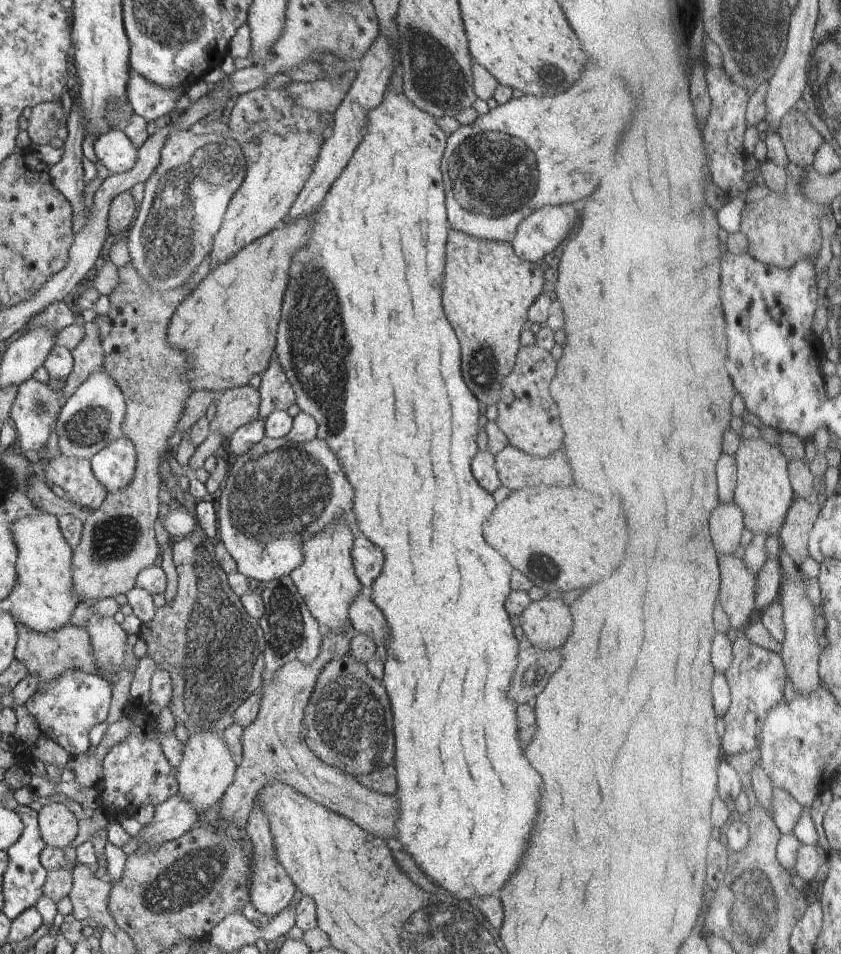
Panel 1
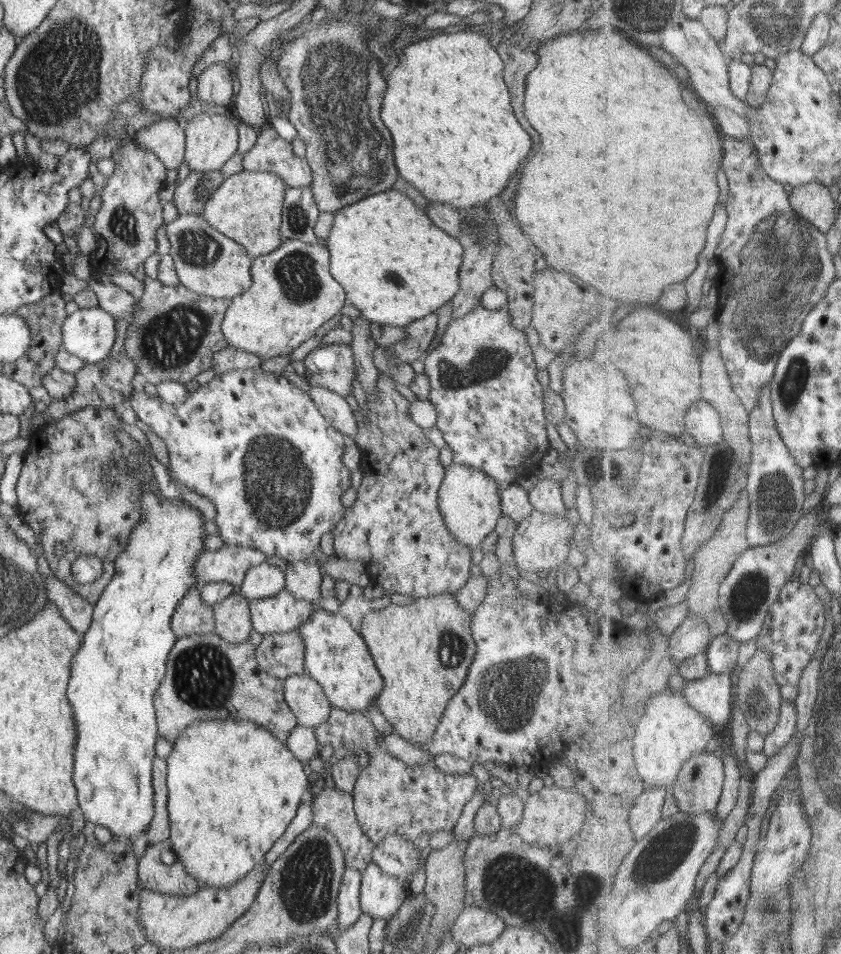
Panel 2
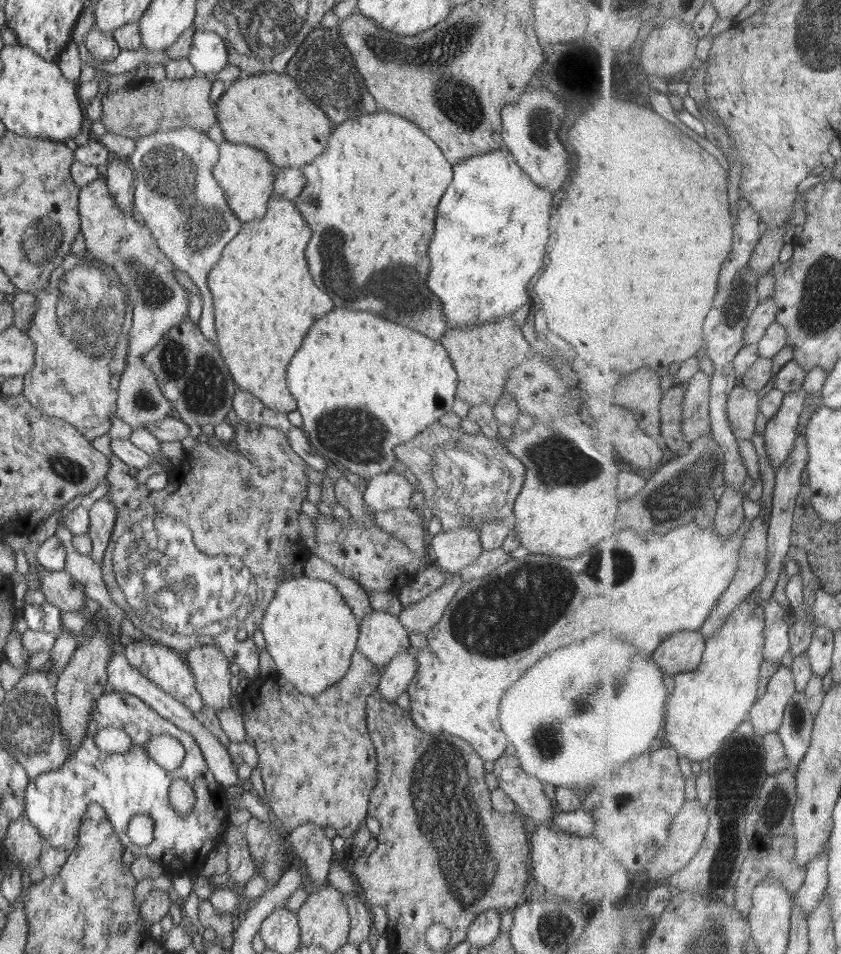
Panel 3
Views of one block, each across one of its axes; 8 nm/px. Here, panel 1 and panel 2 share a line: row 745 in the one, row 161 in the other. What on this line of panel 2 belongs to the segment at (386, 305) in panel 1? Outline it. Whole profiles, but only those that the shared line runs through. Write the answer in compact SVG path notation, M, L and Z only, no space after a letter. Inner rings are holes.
M464 28L455 32L455 34L439 34L415 44L409 44L403 52L403 58L399 60L399 64L389 72L386 77L385 96L381 100L381 122L385 124L385 128L389 130L391 138L393 138L393 158L395 158L395 168L397 174L401 178L405 178L411 186L415 186L427 200L437 200L437 202L447 202L447 206L454 208L457 212L466 210L469 207L485 205L488 200L501 194L501 190L505 188L507 178L517 170L519 162L525 158L525 154L529 152L531 140L529 136L521 130L521 126L517 124L511 106L509 106L509 94L507 88L501 80L501 70L503 69L500 56L495 54L493 47L487 44L488 33L481 28Z

